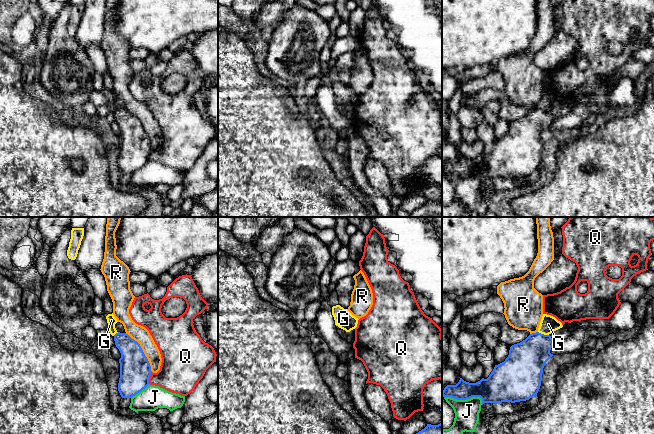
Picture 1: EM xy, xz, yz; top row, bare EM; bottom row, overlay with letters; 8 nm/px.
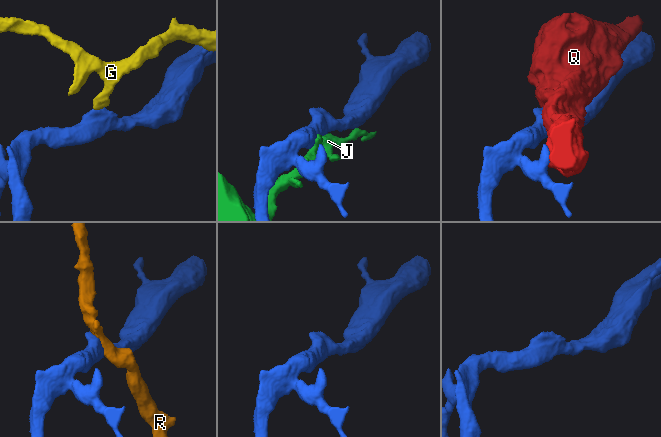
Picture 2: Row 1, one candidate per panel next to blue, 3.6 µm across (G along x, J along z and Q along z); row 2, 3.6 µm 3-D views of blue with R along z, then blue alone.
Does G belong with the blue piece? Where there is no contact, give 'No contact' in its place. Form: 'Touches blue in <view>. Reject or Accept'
Touches blue in yz. Reject

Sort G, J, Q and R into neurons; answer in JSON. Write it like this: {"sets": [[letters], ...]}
{"sets": [["G"], ["J"], ["Q"], ["R"]]}

